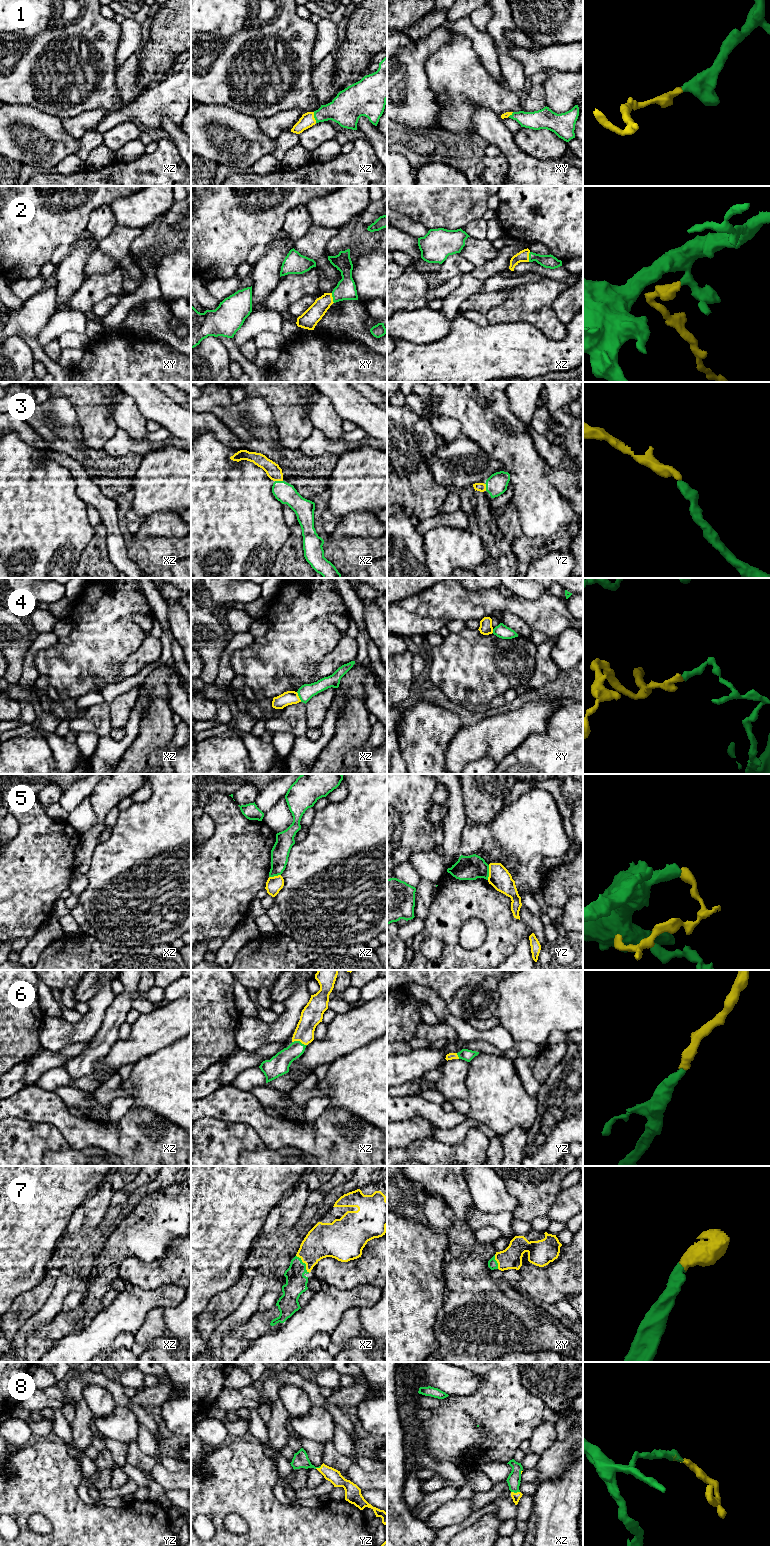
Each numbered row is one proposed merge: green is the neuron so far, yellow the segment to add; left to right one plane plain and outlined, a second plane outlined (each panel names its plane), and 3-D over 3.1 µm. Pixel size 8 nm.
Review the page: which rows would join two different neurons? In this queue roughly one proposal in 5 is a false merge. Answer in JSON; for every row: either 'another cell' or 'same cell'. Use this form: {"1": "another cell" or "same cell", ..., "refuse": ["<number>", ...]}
{"1": "same cell", "2": "same cell", "3": "same cell", "4": "another cell", "5": "same cell", "6": "same cell", "7": "same cell", "8": "same cell", "refuse": ["4"]}

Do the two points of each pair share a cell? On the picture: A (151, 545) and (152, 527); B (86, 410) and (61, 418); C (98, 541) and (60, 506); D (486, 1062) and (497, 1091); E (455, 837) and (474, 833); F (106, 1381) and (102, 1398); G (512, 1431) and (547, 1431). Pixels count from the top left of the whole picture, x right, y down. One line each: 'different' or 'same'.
A: different
B: different
C: different
D: same
E: different
F: different
G: different

